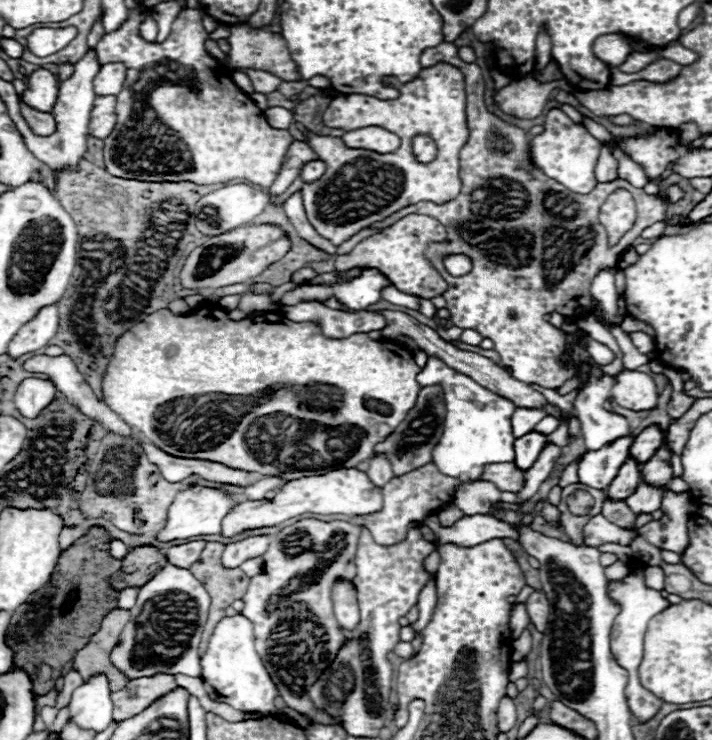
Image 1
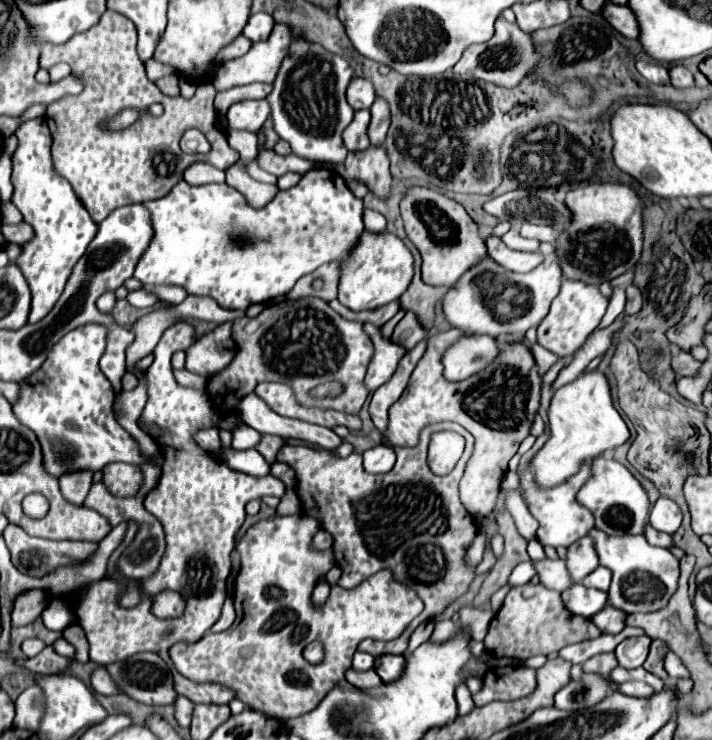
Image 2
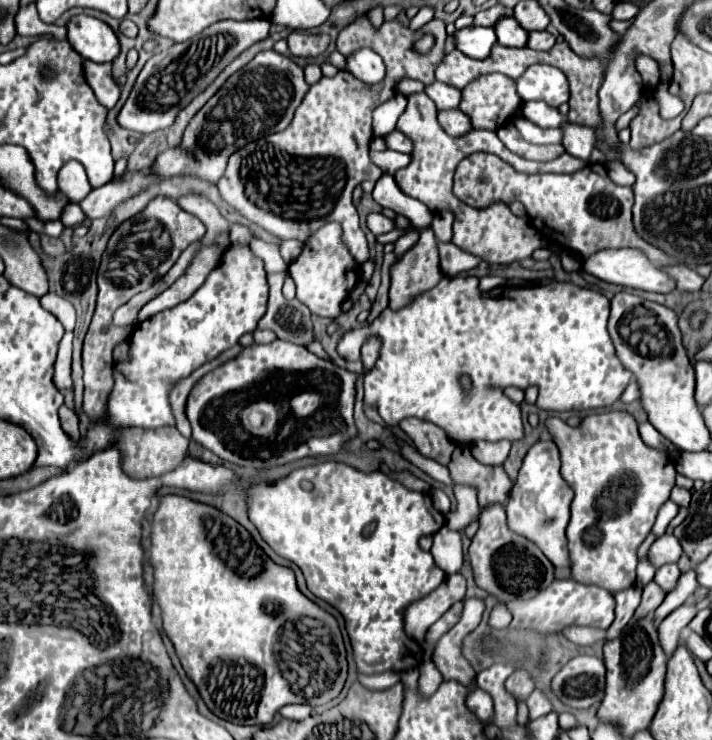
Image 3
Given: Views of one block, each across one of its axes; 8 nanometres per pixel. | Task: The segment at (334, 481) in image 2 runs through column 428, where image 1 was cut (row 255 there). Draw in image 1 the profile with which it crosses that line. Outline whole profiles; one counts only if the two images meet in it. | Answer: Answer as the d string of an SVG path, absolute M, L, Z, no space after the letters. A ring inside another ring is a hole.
M452 42L428 48L420 58L422 68L438 62L460 68L466 78L466 124L470 134L460 150L460 194L444 204L418 202L406 206L384 222L360 230L342 242L336 252L350 252L356 242L392 226L394 220L406 214L428 214L436 218L448 234L444 242L428 244L426 258L448 282L444 298L446 308L452 314L450 322L460 328L472 328L482 338L490 338L494 350L500 354L500 366L510 366L516 380L544 388L558 388L576 374L576 368L570 366L570 372L566 372L564 364L560 364L560 356L566 352L566 334L546 322L544 316L554 310L564 318L580 318L592 312L590 306L578 304L578 300L590 298L588 290L592 278L602 266L616 266L620 254L646 226L664 220L664 202L624 180L598 184L592 194L574 194L566 190L560 182L532 166L528 134L488 110L480 66L460 60L458 48ZM618 188L630 190L636 202L636 224L616 246L610 246L608 234L598 222L598 208ZM446 252L470 256L474 264L472 272L460 278L450 276L440 260Z

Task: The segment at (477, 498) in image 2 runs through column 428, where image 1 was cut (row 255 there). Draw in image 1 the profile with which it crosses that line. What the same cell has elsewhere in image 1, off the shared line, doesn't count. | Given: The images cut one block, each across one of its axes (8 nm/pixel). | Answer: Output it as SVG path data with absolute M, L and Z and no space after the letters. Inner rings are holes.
M408 214L394 222L392 226L384 228L382 232L364 238L356 248L348 254L338 254L336 256L336 270L350 270L356 266L370 266L382 270L382 274L388 276L388 280L394 284L396 290L410 294L410 296L420 296L420 298L434 298L446 292L448 284L444 278L430 266L430 262L424 258L424 250L430 240L444 240L446 230L440 222L436 222L430 216L424 214Z

